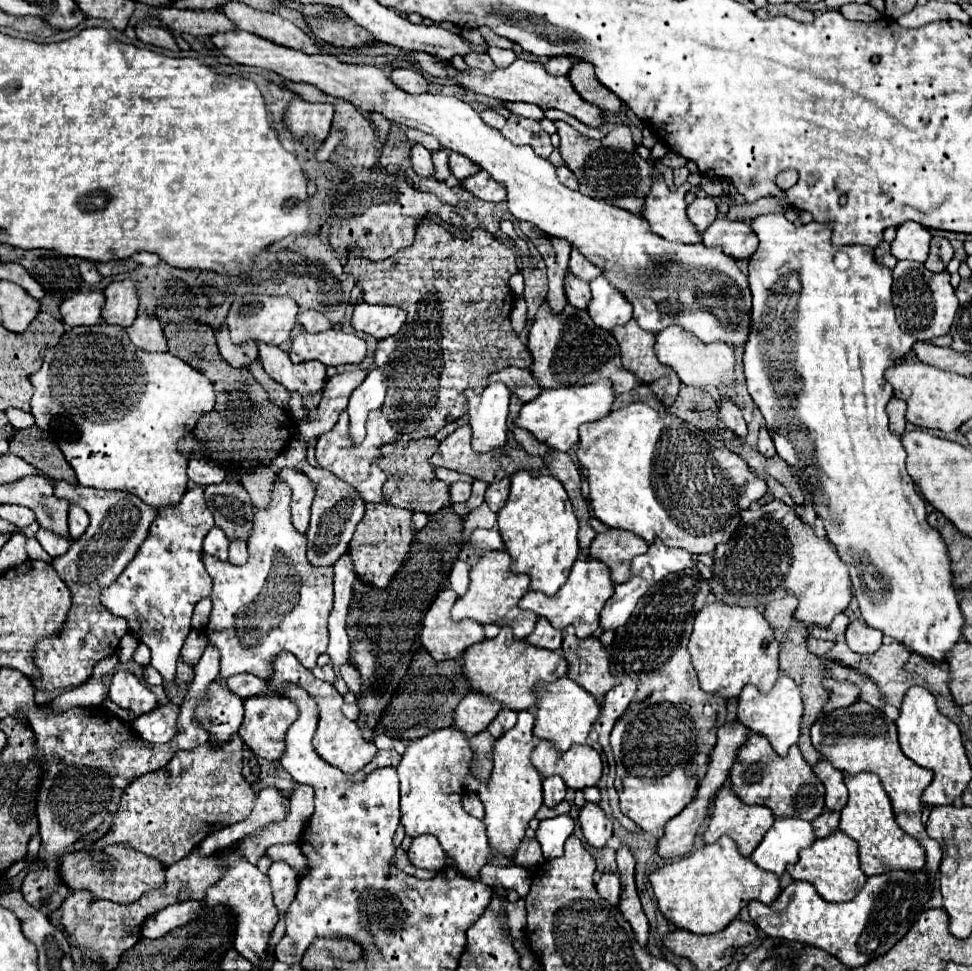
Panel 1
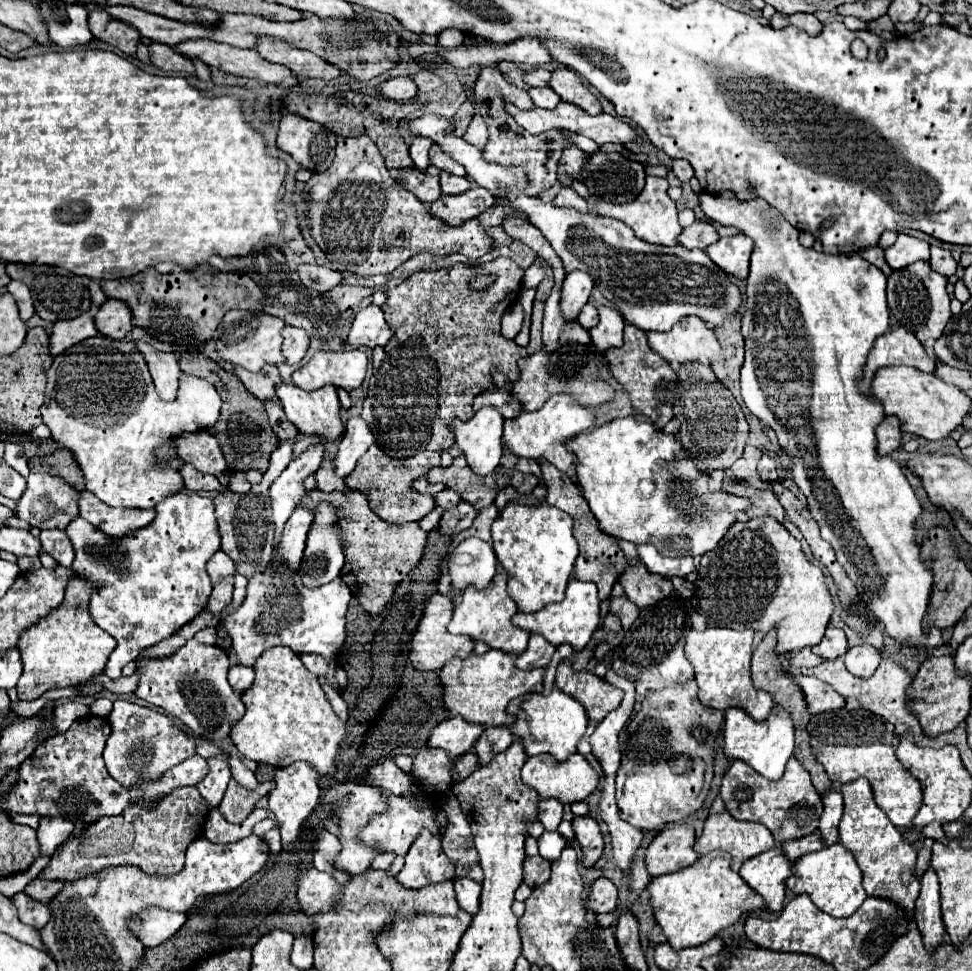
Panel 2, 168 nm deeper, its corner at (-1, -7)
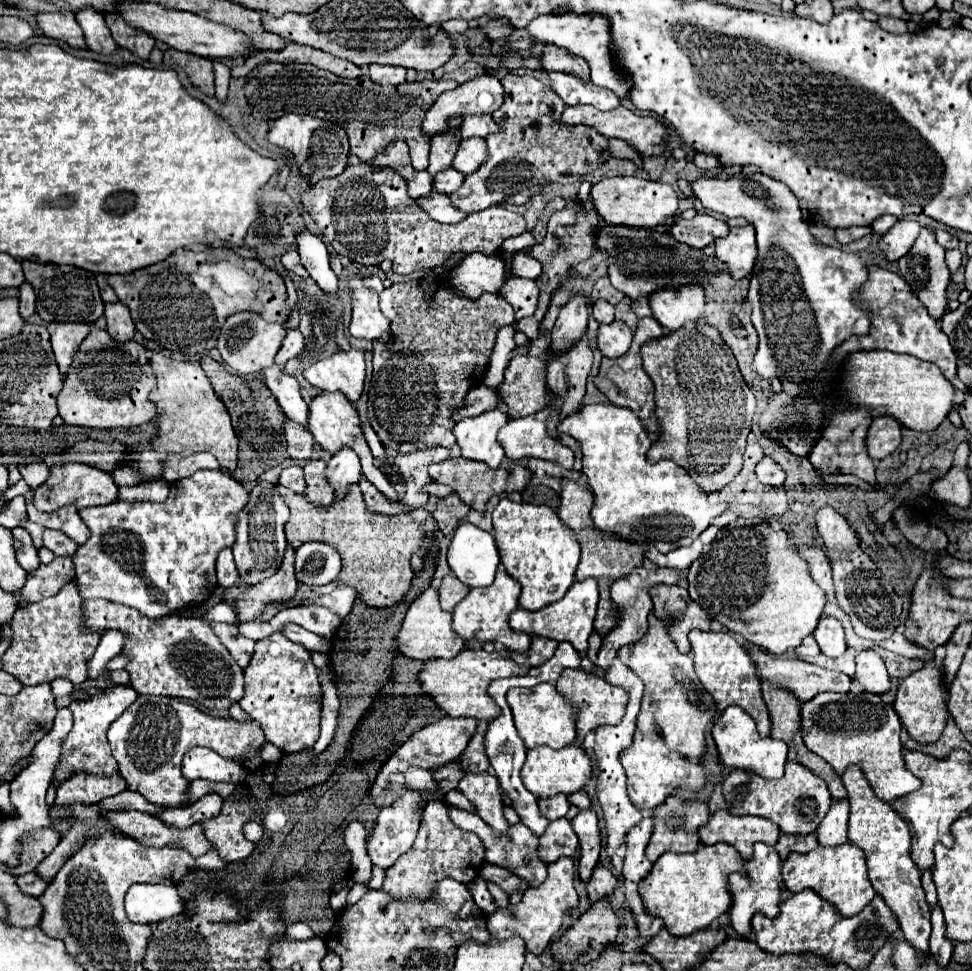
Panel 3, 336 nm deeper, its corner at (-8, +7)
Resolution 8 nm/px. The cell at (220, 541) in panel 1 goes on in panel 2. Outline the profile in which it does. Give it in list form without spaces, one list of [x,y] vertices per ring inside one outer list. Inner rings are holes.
[[[218,550],[208,560],[208,576],[210,576],[212,584],[214,584],[214,590],[210,594],[210,610],[216,608],[220,612],[224,606],[228,606],[230,600],[226,600],[222,596],[226,594],[224,586],[232,586],[234,584],[234,572],[236,572],[234,570],[234,562],[230,562],[230,558],[222,550]],[[212,602],[216,602],[216,604],[212,604]]]

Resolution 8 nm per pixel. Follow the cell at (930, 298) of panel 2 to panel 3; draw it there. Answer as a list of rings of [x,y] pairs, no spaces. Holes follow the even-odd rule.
[[[923,228],[919,238],[917,238],[917,242],[913,244],[913,248],[897,264],[899,264],[901,278],[907,280],[907,284],[913,290],[913,294],[929,310],[929,316],[939,320],[947,312],[947,302],[949,302],[947,286],[949,286],[951,274],[949,274],[949,268],[945,264],[945,250],[937,244],[933,232],[929,228]]]

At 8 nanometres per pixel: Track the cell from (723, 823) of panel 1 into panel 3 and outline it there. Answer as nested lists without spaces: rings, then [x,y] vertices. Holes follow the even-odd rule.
[[[717,810],[711,814],[709,822],[699,828],[699,838],[703,844],[725,842],[737,848],[743,860],[753,856],[753,844],[763,842],[773,846],[781,830],[771,820],[763,816],[733,816],[727,810]]]

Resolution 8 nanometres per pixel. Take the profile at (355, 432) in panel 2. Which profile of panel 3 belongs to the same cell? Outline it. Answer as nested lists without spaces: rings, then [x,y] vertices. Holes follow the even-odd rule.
[[[341,448],[341,452],[337,452],[327,462],[327,470],[325,470],[325,476],[333,484],[333,488],[335,488],[333,494],[337,498],[345,496],[349,484],[359,482],[359,474],[361,474],[359,456],[351,448]]]

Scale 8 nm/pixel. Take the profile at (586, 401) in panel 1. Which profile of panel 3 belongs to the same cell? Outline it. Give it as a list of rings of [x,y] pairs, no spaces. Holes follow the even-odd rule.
[[[547,406],[531,416],[509,418],[509,422],[499,430],[499,442],[505,456],[511,460],[523,456],[543,458],[559,462],[563,468],[573,468],[573,450],[547,434],[547,418],[553,414],[553,410],[553,406]]]

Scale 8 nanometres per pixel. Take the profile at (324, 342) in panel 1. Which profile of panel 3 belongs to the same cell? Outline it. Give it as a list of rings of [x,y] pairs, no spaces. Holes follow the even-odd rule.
[[[339,350],[303,368],[303,376],[311,386],[327,392],[341,390],[351,402],[357,402],[365,382],[365,350]]]

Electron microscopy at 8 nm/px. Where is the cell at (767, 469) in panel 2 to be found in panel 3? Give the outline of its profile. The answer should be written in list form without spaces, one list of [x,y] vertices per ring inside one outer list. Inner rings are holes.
[[[765,456],[759,464],[757,464],[757,480],[761,484],[767,484],[767,486],[783,486],[785,482],[785,472],[783,468],[769,456]]]

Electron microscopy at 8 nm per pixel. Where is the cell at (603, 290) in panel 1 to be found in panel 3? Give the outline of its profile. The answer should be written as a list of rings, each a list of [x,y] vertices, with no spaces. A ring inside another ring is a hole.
[[[613,320],[613,324],[601,324],[597,334],[597,346],[603,356],[621,356],[631,346],[633,332],[623,320]]]

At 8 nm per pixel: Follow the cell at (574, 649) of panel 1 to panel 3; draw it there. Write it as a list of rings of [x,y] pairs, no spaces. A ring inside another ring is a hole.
[[[567,668],[561,678],[557,680],[557,690],[571,700],[577,708],[579,708],[579,716],[577,716],[577,738],[581,740],[589,730],[601,726],[601,724],[619,724],[623,714],[625,714],[625,706],[627,706],[627,692],[621,686],[611,686],[609,682],[605,682],[601,676],[585,672],[581,668]]]

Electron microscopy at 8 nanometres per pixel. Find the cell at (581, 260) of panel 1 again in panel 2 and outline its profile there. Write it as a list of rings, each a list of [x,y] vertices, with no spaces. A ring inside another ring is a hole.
[[[574,270],[566,274],[566,280],[560,292],[560,308],[562,308],[562,318],[566,322],[574,322],[578,318],[578,312],[588,302],[592,288],[594,288],[594,282],[586,272]]]

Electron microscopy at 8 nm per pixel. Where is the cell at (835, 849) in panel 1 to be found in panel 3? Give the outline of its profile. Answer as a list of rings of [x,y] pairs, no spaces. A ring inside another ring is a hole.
[[[845,842],[841,846],[817,846],[807,854],[789,854],[783,862],[783,882],[791,892],[801,892],[805,888],[815,890],[823,900],[829,900],[837,906],[843,916],[853,916],[861,912],[869,900],[875,896],[875,890],[867,876],[865,854],[853,842]]]

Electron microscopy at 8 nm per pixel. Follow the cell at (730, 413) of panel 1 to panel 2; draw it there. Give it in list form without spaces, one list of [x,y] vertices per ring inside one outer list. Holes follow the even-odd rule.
[[[700,362],[682,364],[676,372],[678,390],[674,394],[666,390],[658,390],[660,402],[670,402],[674,410],[674,418],[680,422],[678,440],[682,450],[690,460],[696,462],[698,470],[728,470],[740,456],[748,442],[748,422],[744,418],[742,406],[736,402],[732,392],[716,378],[710,366]],[[706,454],[716,456],[718,460],[706,460]]]

